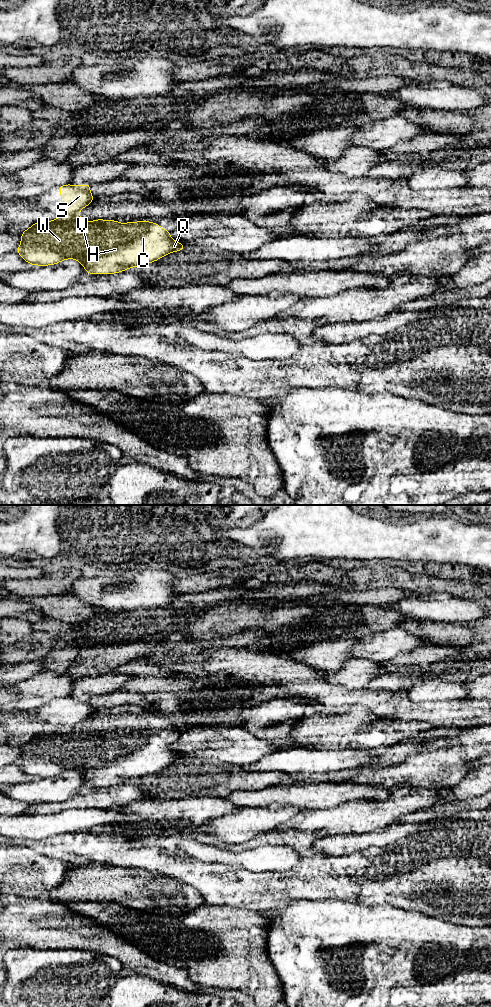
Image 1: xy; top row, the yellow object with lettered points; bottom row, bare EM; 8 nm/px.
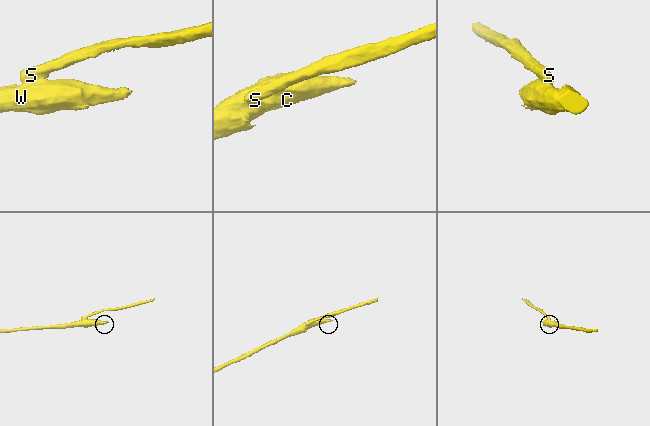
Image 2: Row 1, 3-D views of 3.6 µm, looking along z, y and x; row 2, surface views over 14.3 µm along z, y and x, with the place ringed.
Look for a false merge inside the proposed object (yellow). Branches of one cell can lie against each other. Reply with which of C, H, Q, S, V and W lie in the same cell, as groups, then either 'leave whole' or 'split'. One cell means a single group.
groups C H Q V W / S; split

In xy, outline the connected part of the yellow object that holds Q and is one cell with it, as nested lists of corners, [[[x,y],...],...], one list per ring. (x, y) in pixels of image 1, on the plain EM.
[[[77,724],[50,734],[33,736],[21,746],[21,756],[16,763],[34,778],[54,777],[65,771],[76,771],[88,786],[112,786],[152,775],[169,765],[183,762],[186,758],[172,752],[170,745],[157,735],[146,732],[123,736],[101,731],[87,734],[81,732]]]

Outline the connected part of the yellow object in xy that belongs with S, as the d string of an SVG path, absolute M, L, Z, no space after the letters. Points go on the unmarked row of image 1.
M71 696L59 698L62 709L60 722L73 727L89 717L95 709L90 705L91 696L74 698Z

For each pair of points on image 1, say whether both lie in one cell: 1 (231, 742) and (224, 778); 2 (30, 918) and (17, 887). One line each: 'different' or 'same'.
1: different
2: different

